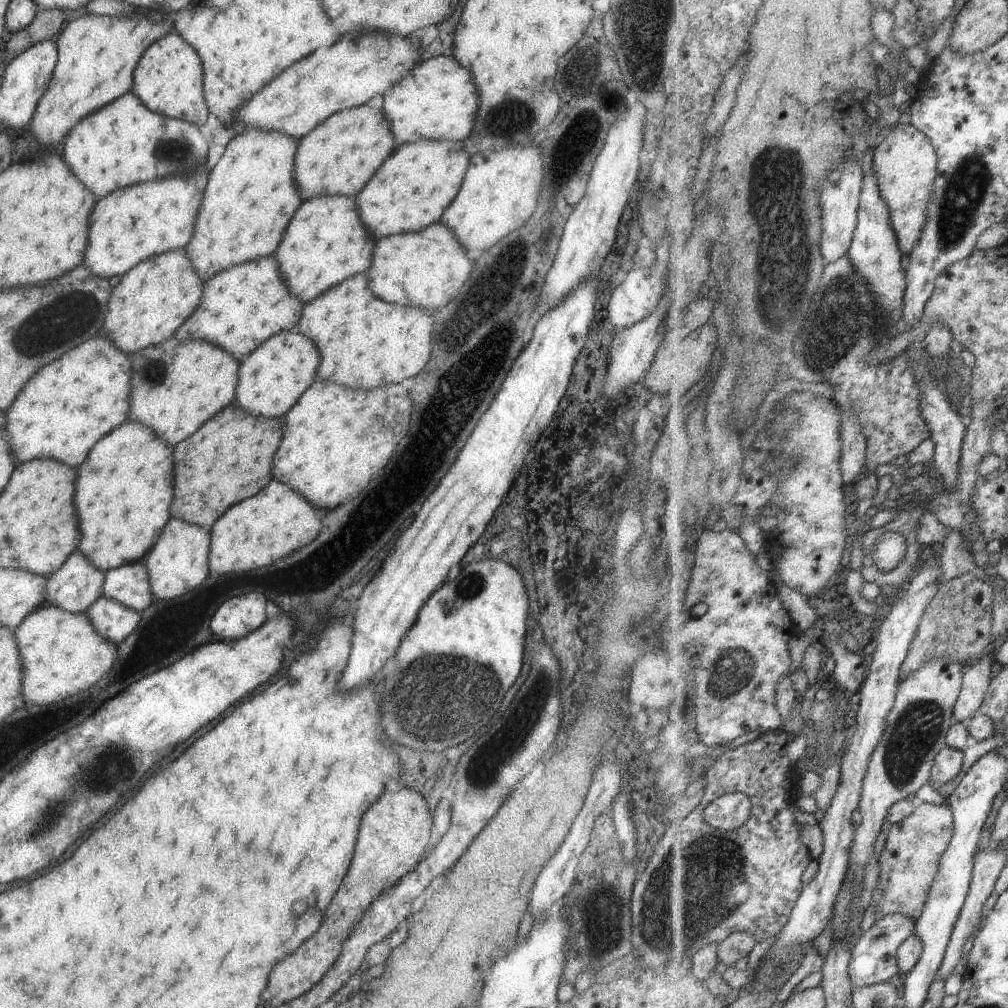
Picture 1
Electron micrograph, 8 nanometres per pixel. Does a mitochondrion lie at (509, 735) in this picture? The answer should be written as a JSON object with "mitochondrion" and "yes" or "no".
{"mitochondrion":"yes"}

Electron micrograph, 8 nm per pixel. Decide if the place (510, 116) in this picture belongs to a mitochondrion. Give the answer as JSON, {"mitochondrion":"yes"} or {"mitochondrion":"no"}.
{"mitochondrion":"yes"}

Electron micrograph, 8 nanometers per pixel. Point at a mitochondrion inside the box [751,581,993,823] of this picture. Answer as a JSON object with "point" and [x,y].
{"point":[918,730]}

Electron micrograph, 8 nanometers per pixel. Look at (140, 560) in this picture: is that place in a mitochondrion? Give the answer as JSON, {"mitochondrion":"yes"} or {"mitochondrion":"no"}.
{"mitochondrion":"no"}

